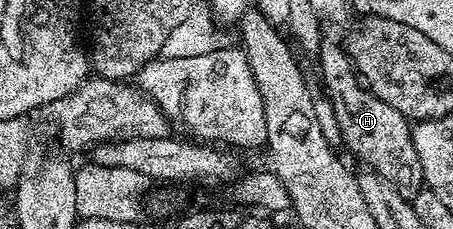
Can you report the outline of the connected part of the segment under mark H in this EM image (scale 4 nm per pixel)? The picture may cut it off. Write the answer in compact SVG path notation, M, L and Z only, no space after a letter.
M324 42L318 53L319 79L332 101L338 126L341 128L343 147L349 148L364 163L365 169L376 172L386 182L393 184L404 198L411 200L425 187L422 162L414 150L412 130L407 116L394 106L386 106L382 98L369 92L362 83L356 67L343 47Z

